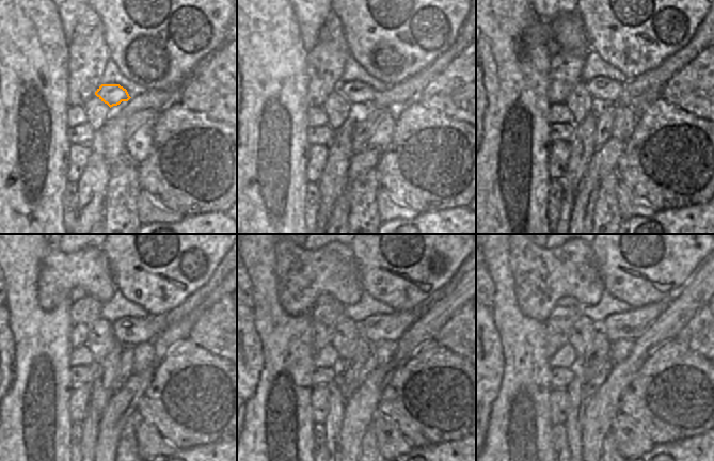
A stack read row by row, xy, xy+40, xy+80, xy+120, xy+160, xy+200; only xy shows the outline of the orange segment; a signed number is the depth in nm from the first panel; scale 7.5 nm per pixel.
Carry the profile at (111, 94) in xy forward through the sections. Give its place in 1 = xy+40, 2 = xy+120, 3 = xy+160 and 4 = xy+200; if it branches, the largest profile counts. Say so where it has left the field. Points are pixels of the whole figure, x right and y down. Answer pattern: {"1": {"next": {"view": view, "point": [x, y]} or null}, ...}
{"1": {"next": {"view": "xy+40", "point": [355, 92]}}, "2": {"next": {"view": "xy+120", "point": [131, 331]}}, "3": {"next": {"view": "xy+160", "point": [376, 328]}}, "4": {"next": {"view": "xy+200", "point": [630, 326]}}}

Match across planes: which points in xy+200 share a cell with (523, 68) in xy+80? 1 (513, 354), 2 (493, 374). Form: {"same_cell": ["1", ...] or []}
{"same_cell": ["1"]}

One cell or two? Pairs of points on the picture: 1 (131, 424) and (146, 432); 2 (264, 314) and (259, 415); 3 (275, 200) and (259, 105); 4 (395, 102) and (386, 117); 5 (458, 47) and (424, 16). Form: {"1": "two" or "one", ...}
{"1": "two", "2": "one", "3": "one", "4": "two", "5": "two"}

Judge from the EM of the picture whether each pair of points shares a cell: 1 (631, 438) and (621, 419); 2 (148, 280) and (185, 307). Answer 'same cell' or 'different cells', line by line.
1: same cell
2: different cells

